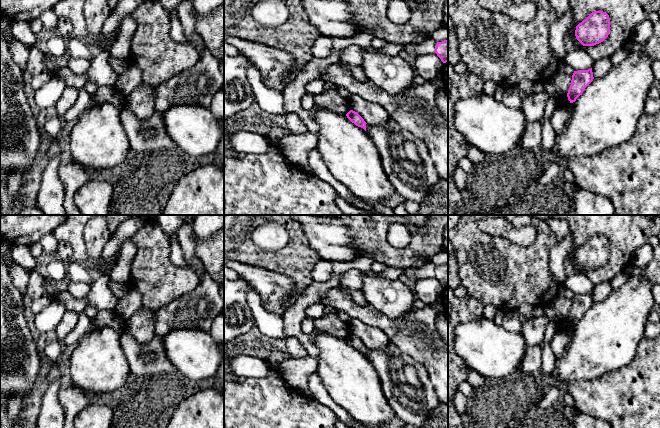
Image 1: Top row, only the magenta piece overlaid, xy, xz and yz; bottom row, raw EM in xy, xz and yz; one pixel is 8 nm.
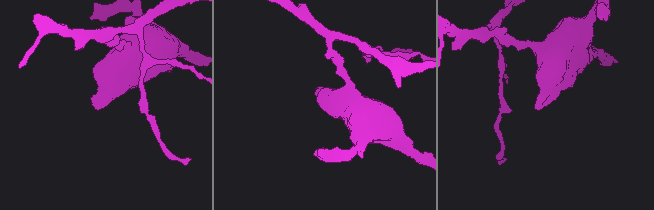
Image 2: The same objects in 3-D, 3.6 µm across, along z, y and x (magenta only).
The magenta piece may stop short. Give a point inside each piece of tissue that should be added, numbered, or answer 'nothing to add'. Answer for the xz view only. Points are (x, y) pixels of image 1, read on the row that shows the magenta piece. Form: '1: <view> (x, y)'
nothing to add

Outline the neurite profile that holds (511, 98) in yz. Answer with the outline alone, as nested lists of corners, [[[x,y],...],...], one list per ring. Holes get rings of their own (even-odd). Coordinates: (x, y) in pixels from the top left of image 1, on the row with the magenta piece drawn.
[[[517,86],[507,87],[505,89],[502,102],[511,108],[518,108],[521,106],[522,99],[519,95],[520,89]]]

